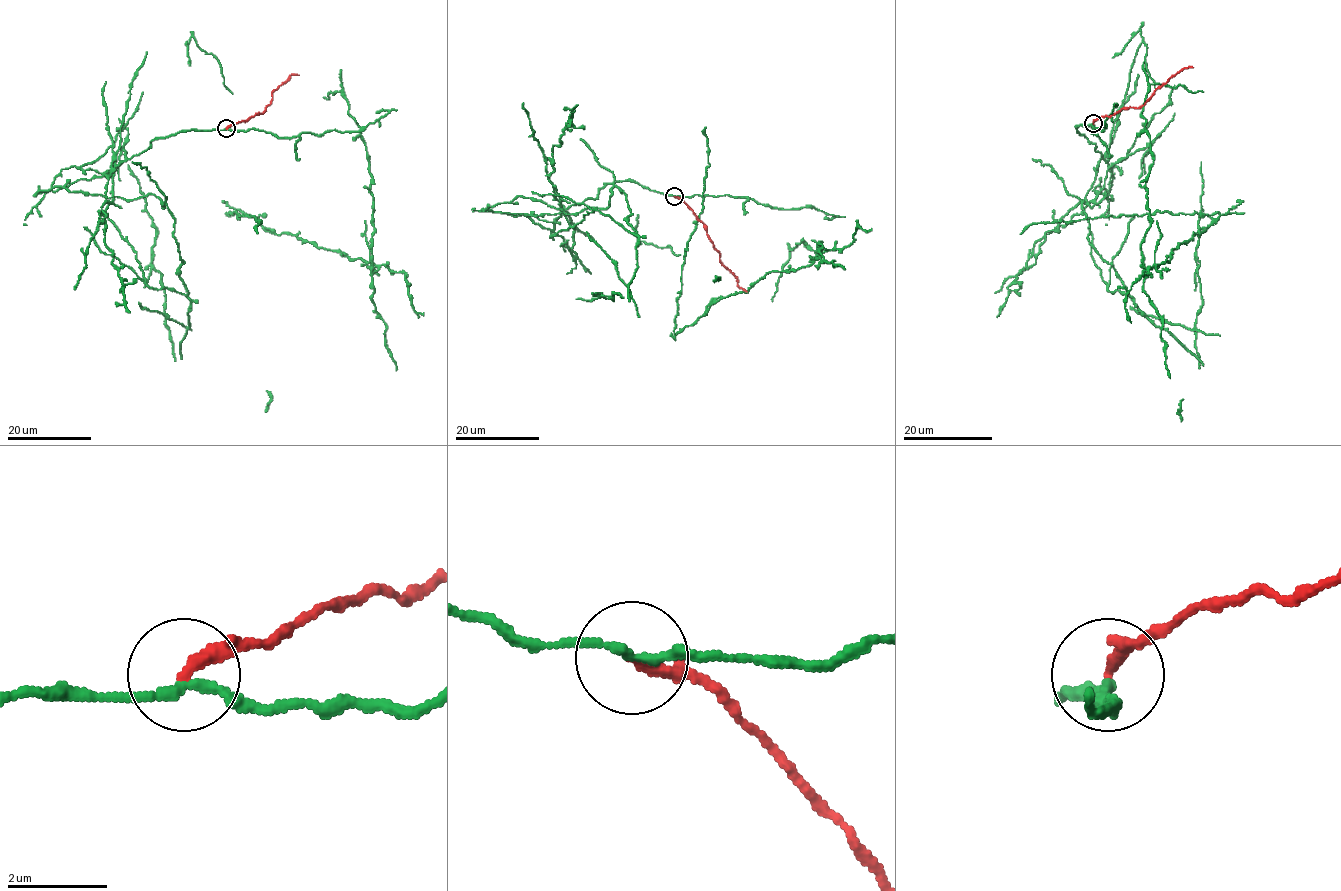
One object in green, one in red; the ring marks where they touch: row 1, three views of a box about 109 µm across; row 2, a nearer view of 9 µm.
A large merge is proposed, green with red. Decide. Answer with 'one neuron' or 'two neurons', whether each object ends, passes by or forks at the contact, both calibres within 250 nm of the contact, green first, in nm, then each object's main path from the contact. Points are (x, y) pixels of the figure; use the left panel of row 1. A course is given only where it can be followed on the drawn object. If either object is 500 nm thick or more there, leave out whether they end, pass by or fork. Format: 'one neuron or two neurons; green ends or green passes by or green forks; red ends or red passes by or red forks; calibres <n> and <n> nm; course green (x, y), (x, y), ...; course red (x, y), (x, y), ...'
two neurons; green passes by; red ends; calibres 180 and 260 nm; course green (226, 129), (157, 137), (101, 176), (38, 192), (167, 205), (190, 301), (179, 353), (128, 165); course red (226, 128), (262, 114), (272, 98), (271, 94), (289, 76), (299, 75)

